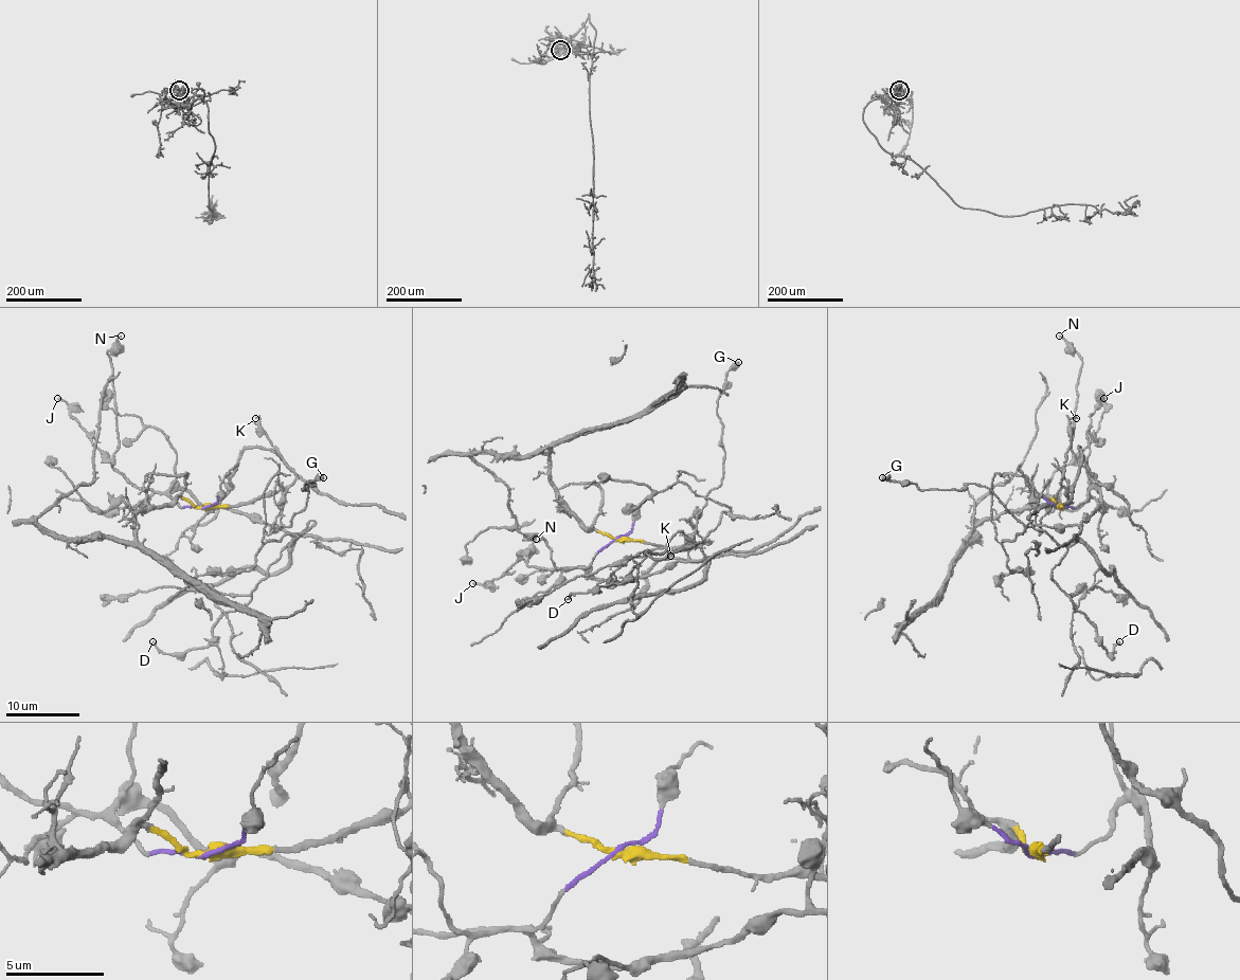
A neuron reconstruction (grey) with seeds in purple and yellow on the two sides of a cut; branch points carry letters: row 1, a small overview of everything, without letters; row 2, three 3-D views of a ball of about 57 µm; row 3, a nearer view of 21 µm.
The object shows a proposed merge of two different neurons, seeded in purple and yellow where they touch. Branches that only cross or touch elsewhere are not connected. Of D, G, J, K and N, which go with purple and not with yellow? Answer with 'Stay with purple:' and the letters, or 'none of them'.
Stay with purple: D, G, J, N

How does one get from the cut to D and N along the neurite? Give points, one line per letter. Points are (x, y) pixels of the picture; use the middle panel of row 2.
D: (618, 538), (585, 567), (589, 575), (643, 579), (676, 562), (707, 559), (678, 532), (628, 577), (569, 599)
N: (618, 538), (587, 566), (547, 569), (527, 564), (529, 552), (533, 551), (525, 562), (522, 555), (535, 538)

